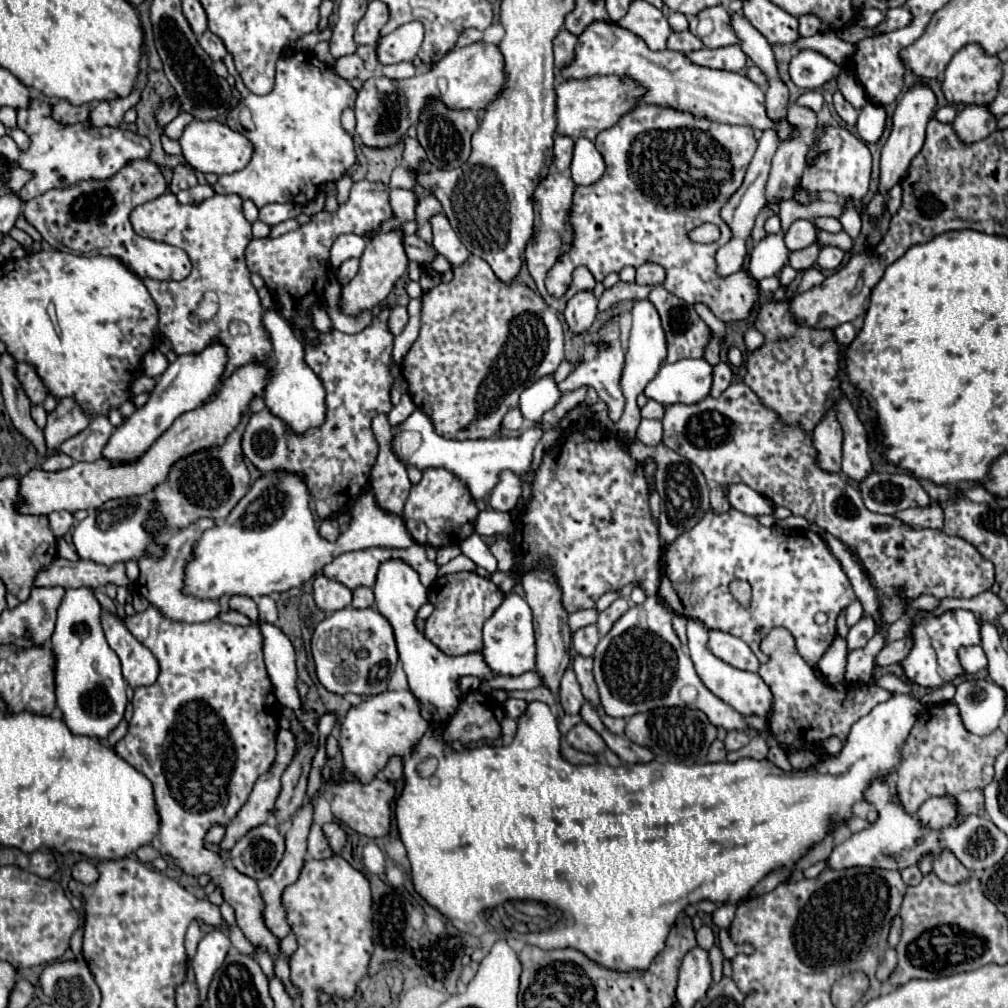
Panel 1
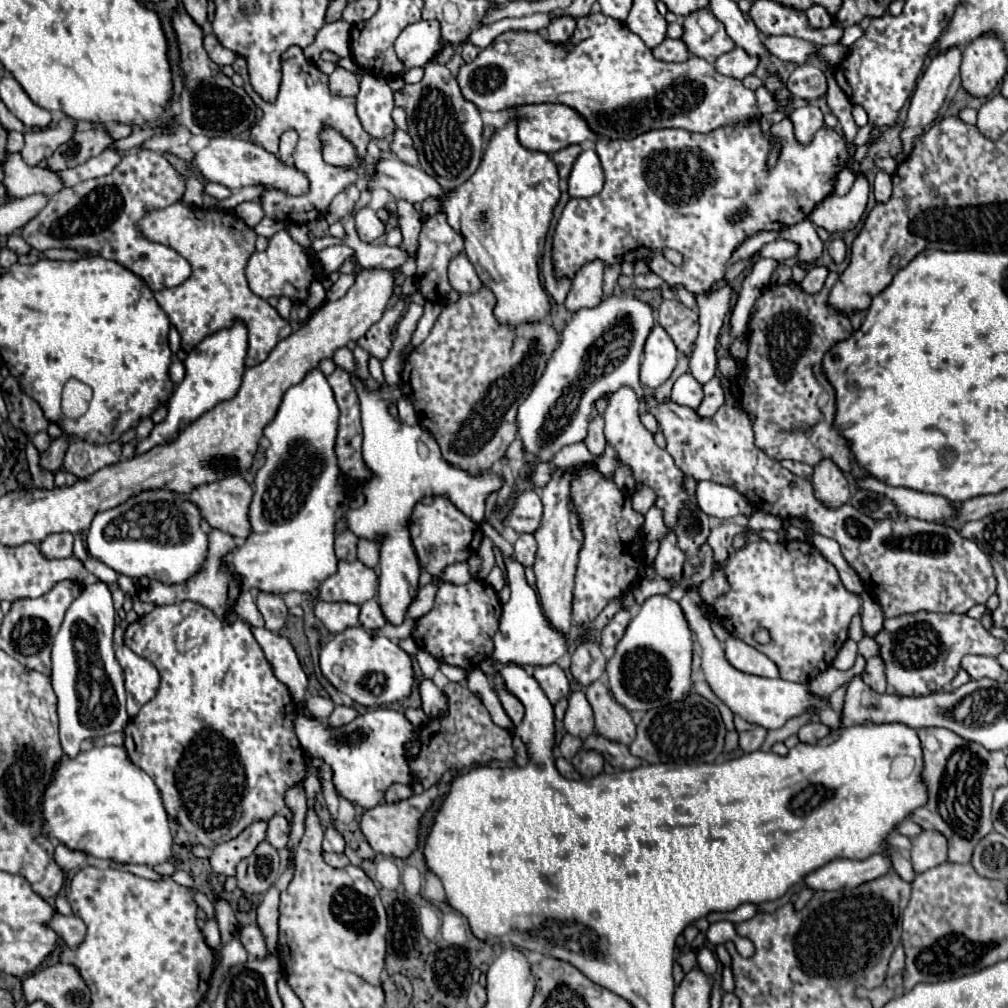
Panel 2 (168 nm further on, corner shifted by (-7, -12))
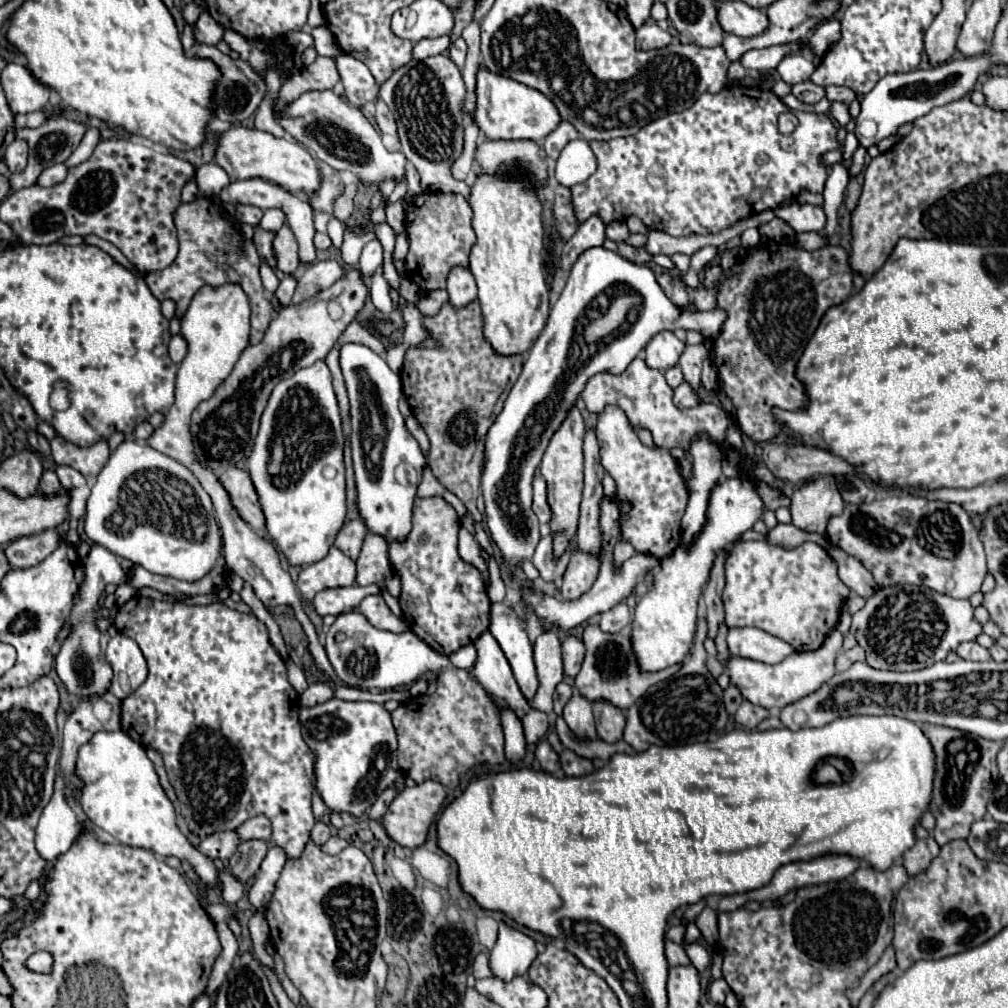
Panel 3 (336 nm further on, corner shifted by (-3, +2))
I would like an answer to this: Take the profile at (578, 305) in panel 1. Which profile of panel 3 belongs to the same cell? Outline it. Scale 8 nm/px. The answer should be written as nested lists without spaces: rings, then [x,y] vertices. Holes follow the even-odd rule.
[[[591,216],[587,220],[583,220],[577,228],[577,232],[561,246],[561,256],[559,256],[559,266],[563,270],[571,268],[571,262],[575,262],[575,258],[587,250],[587,246],[601,246],[605,238],[605,224],[599,216]]]

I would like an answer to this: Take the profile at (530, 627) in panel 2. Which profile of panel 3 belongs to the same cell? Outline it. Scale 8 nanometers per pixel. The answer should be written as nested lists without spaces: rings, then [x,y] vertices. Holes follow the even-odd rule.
[[[603,496],[601,504],[599,504],[599,526],[601,526],[601,532],[603,532],[603,560],[601,560],[601,568],[599,568],[599,576],[597,576],[595,584],[579,600],[575,600],[575,602],[559,602],[559,600],[555,600],[551,596],[535,592],[535,590],[523,590],[523,604],[531,606],[535,610],[535,614],[543,618],[547,630],[551,630],[553,626],[571,630],[571,628],[579,626],[581,622],[589,620],[593,614],[609,610],[611,606],[623,602],[635,590],[635,586],[645,580],[645,576],[649,574],[649,570],[653,570],[655,566],[659,566],[659,560],[655,556],[651,556],[651,554],[637,554],[637,556],[625,560],[619,568],[615,568],[615,562],[613,562],[613,544],[615,544],[615,538],[617,538],[617,532],[615,532],[617,518],[619,518],[617,504],[609,496]]]

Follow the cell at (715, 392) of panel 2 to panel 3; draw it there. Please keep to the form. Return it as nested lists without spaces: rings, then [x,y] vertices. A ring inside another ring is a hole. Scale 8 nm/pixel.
[[[685,382],[677,386],[677,390],[673,392],[673,402],[677,408],[691,408],[695,404],[699,404],[699,398],[697,398],[697,392],[691,390],[691,386],[687,386]]]

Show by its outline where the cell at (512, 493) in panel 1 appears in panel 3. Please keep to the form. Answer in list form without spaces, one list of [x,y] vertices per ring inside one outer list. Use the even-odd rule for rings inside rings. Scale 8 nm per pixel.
[[[539,474],[535,476],[535,482],[533,482],[533,510],[541,522],[551,520],[551,508],[547,504],[547,484],[545,484],[545,478]]]

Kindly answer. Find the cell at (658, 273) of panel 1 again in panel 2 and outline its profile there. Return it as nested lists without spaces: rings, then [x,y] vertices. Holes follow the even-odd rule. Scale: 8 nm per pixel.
[[[653,272],[643,274],[643,276],[635,276],[633,282],[635,282],[635,286],[641,288],[641,290],[657,290],[657,288],[661,288],[661,284],[663,284],[663,280],[661,280],[657,274],[653,274]]]

